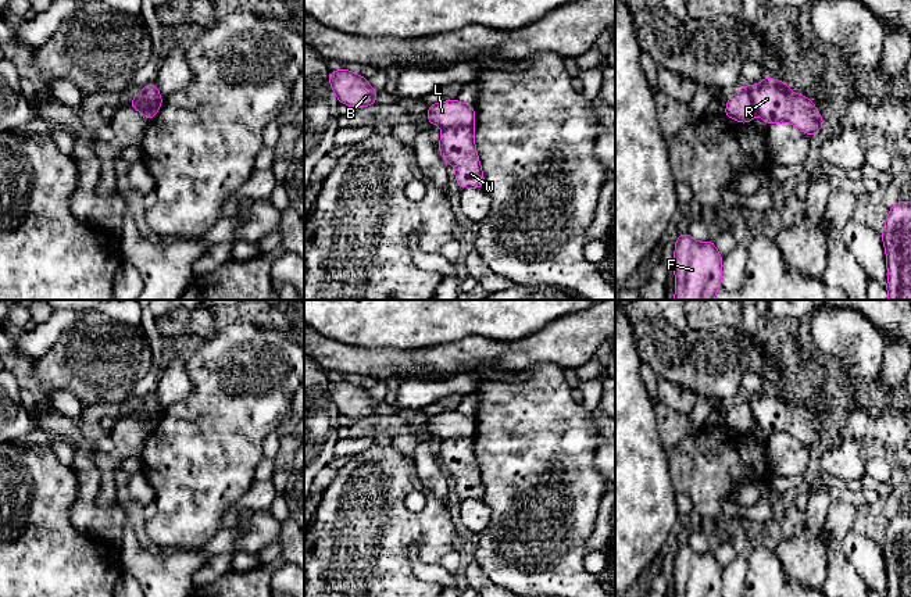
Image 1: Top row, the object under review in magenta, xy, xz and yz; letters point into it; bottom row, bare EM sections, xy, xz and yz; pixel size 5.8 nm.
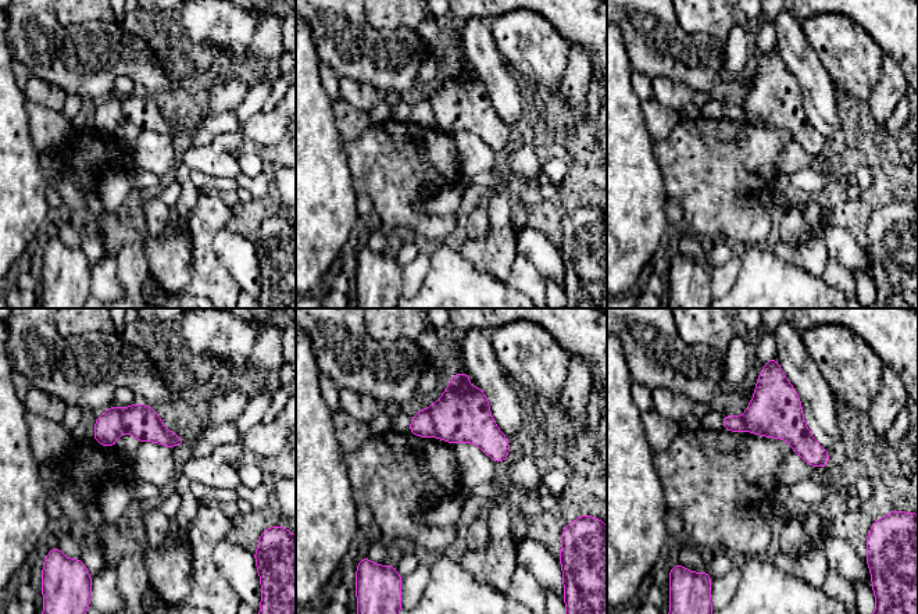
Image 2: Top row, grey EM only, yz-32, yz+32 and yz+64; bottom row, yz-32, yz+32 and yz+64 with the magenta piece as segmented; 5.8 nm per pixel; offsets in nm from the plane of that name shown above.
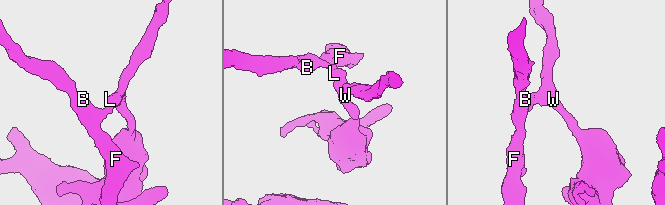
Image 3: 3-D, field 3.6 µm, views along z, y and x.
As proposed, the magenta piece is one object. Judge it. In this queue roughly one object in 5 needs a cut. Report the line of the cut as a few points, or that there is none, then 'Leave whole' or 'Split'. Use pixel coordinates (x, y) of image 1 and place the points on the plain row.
Split along xz (472, 436), (443, 439). Split

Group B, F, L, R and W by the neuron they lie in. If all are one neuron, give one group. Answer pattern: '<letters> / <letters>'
B F L / R W

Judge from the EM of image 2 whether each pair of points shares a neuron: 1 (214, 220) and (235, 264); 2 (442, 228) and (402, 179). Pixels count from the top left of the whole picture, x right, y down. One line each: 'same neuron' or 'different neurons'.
1: different neurons
2: same neuron

